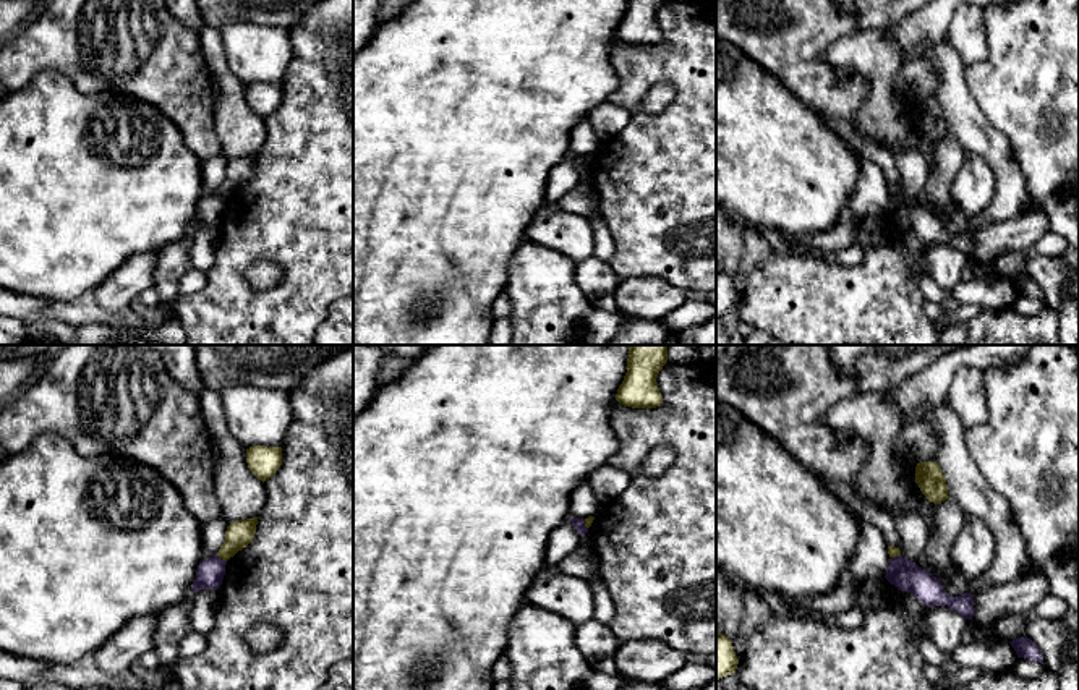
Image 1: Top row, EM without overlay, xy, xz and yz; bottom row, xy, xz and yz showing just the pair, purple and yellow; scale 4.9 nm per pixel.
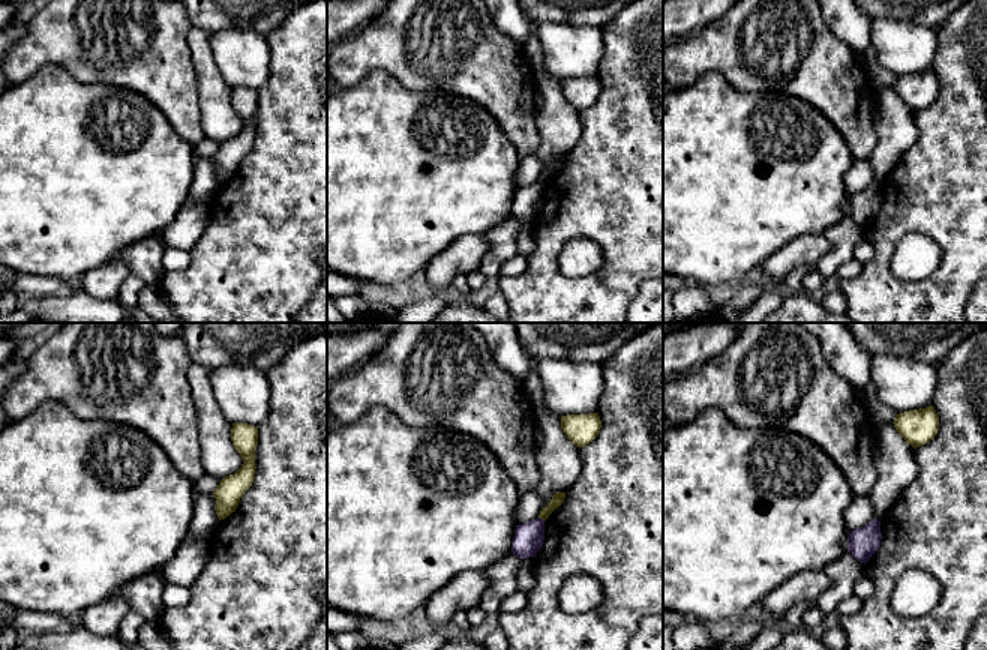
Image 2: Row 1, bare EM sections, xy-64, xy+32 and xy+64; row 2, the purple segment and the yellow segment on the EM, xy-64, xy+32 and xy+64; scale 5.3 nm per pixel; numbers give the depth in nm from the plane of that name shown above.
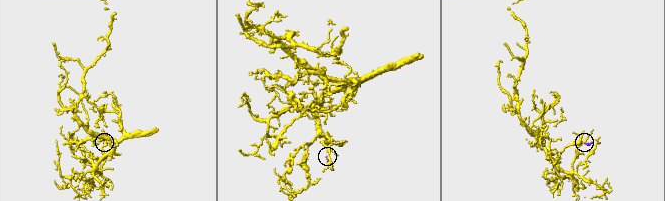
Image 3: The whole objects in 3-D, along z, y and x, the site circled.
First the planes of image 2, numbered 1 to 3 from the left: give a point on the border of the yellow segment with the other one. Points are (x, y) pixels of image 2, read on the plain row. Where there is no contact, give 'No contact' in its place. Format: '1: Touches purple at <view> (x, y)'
1: No contact
2: Touches purple at xy+32 (542, 183)
3: No contact

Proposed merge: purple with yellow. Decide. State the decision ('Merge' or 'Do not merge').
Do not merge

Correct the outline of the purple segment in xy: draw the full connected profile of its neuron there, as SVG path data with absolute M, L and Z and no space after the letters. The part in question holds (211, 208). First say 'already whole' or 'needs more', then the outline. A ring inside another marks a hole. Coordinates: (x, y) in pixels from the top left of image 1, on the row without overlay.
already whole; M217 191L207 196L203 196L198 202L196 217L191 224L193 228L199 227L219 227L225 212L227 199L222 198Z

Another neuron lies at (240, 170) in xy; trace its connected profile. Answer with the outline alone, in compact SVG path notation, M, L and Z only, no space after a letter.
M259 154L237 157L227 164L225 178L217 190L222 198L227 199L230 194L233 194L238 188L241 188L253 178L258 155Z

